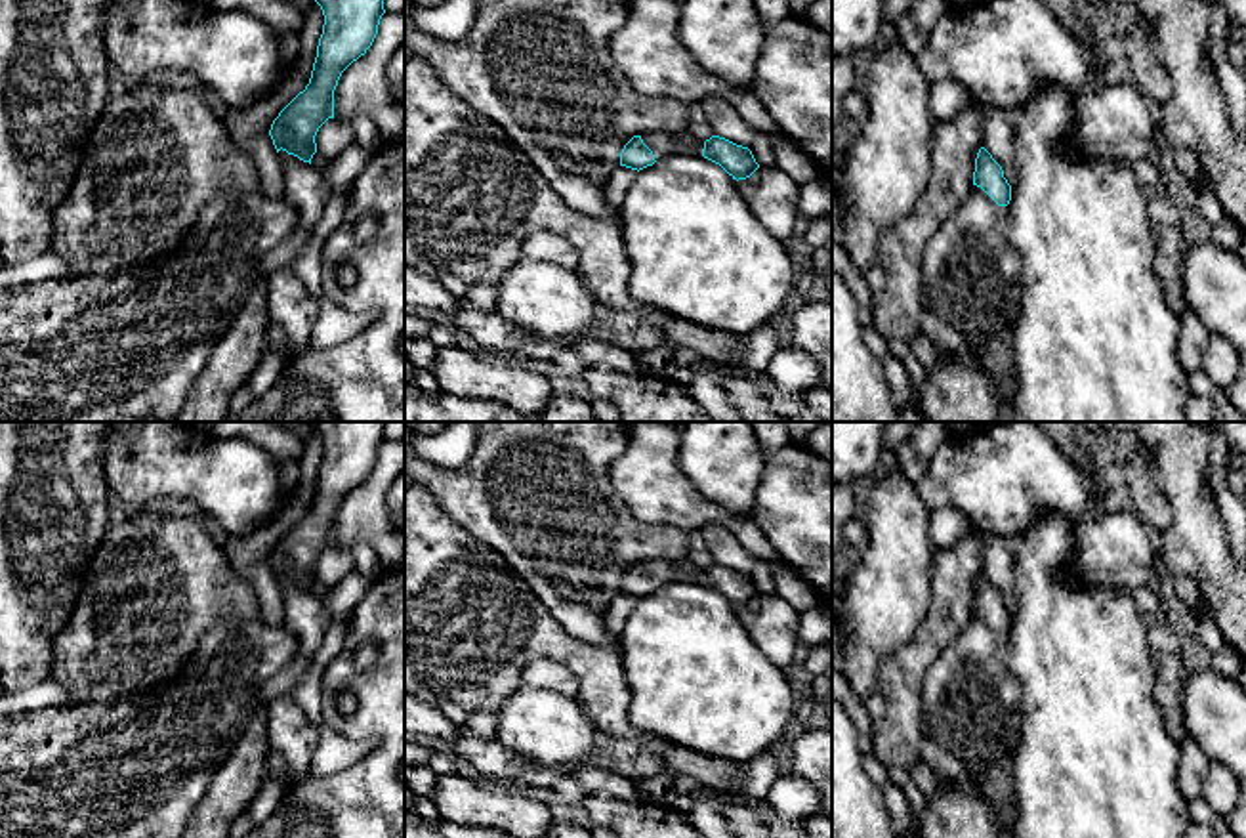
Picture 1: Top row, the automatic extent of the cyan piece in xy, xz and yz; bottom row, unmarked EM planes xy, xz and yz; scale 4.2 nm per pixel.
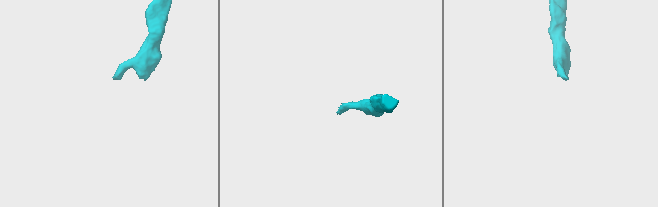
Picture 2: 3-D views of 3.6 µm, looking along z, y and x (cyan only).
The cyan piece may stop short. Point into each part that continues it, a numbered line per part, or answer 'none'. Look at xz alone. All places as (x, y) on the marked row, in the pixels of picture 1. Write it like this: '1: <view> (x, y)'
1: xz (663, 144)

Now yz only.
1: yz (970, 306)

